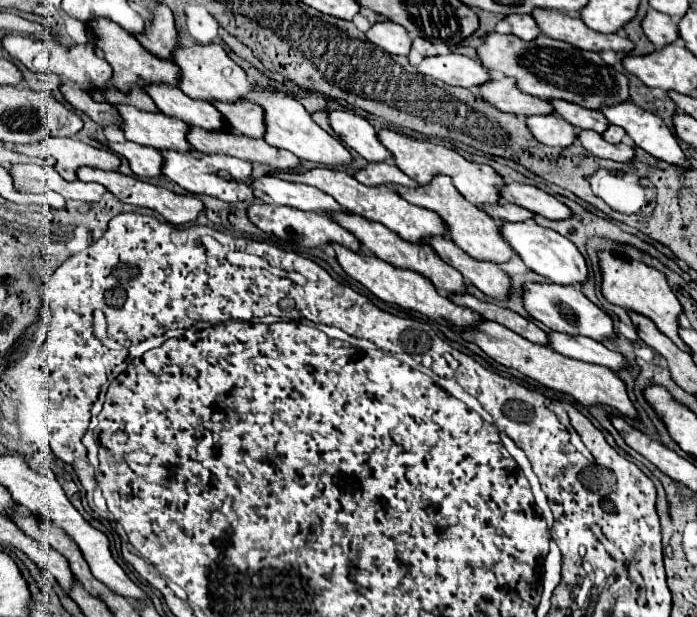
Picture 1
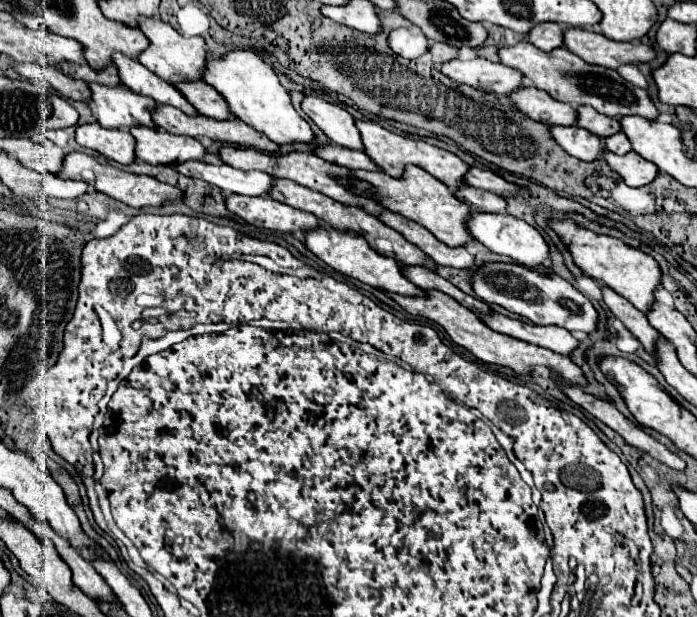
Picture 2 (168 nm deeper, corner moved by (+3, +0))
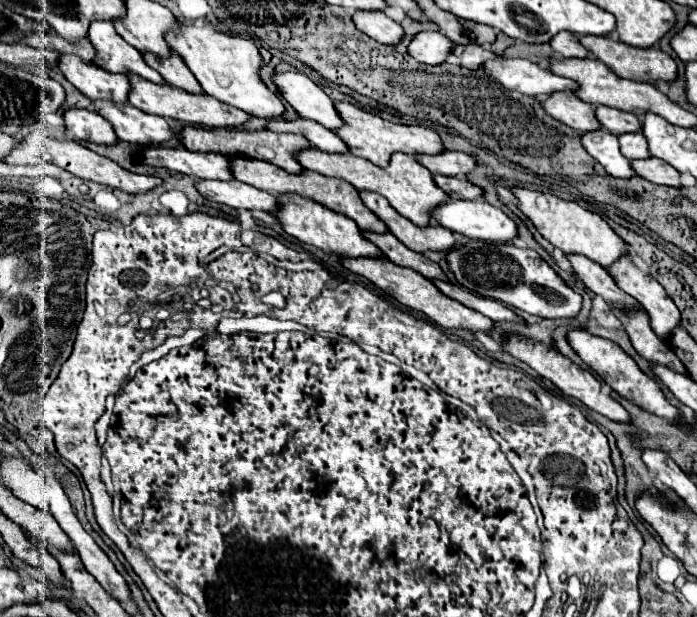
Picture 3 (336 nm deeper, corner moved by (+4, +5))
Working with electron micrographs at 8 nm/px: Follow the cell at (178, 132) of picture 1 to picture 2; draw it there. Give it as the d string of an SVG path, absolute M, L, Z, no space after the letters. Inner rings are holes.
M89 83L91 99L89 107L97 121L107 129L129 129L133 125L153 125L153 119L149 117L149 109L155 107L155 101L151 97L133 93L125 85L101 85L101 83Z

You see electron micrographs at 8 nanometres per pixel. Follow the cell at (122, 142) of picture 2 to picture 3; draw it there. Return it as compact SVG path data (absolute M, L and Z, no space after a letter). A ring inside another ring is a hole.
M72 108L64 112L64 122L66 122L66 128L80 142L92 142L92 144L104 144L104 146L118 144L118 136L112 124L108 124L108 120L104 120L98 112Z

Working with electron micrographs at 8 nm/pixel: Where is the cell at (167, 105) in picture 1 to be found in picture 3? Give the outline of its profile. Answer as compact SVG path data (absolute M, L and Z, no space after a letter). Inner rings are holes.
M104 20L92 22L88 38L96 48L96 58L94 58L96 66L128 76L136 74L142 76L144 80L152 80L154 84L166 84L164 78L144 62L142 54L136 52L136 48L124 44L124 40L116 36L112 22L104 22Z

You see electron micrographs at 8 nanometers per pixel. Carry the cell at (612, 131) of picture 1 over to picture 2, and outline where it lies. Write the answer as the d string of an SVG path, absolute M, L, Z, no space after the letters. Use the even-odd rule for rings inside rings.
M617 133L617 135L613 135L613 137L607 137L607 139L605 139L605 147L607 147L609 151L617 153L617 155L625 155L625 153L631 151L631 143L629 143L629 139L627 139L625 133Z

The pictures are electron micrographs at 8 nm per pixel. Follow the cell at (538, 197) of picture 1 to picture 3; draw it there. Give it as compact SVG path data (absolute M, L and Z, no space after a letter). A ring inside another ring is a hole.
M442 152L438 156L416 156L432 174L444 176L466 176L476 168L476 160L464 152Z

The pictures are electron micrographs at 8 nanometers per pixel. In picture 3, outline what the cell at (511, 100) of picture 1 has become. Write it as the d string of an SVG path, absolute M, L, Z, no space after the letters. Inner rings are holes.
M556 92L542 100L544 110L550 112L554 120L560 120L562 124L568 124L570 128L578 132L588 132L588 130L598 130L600 124L594 116L594 110L588 102L582 102L580 98L572 96L570 92Z

